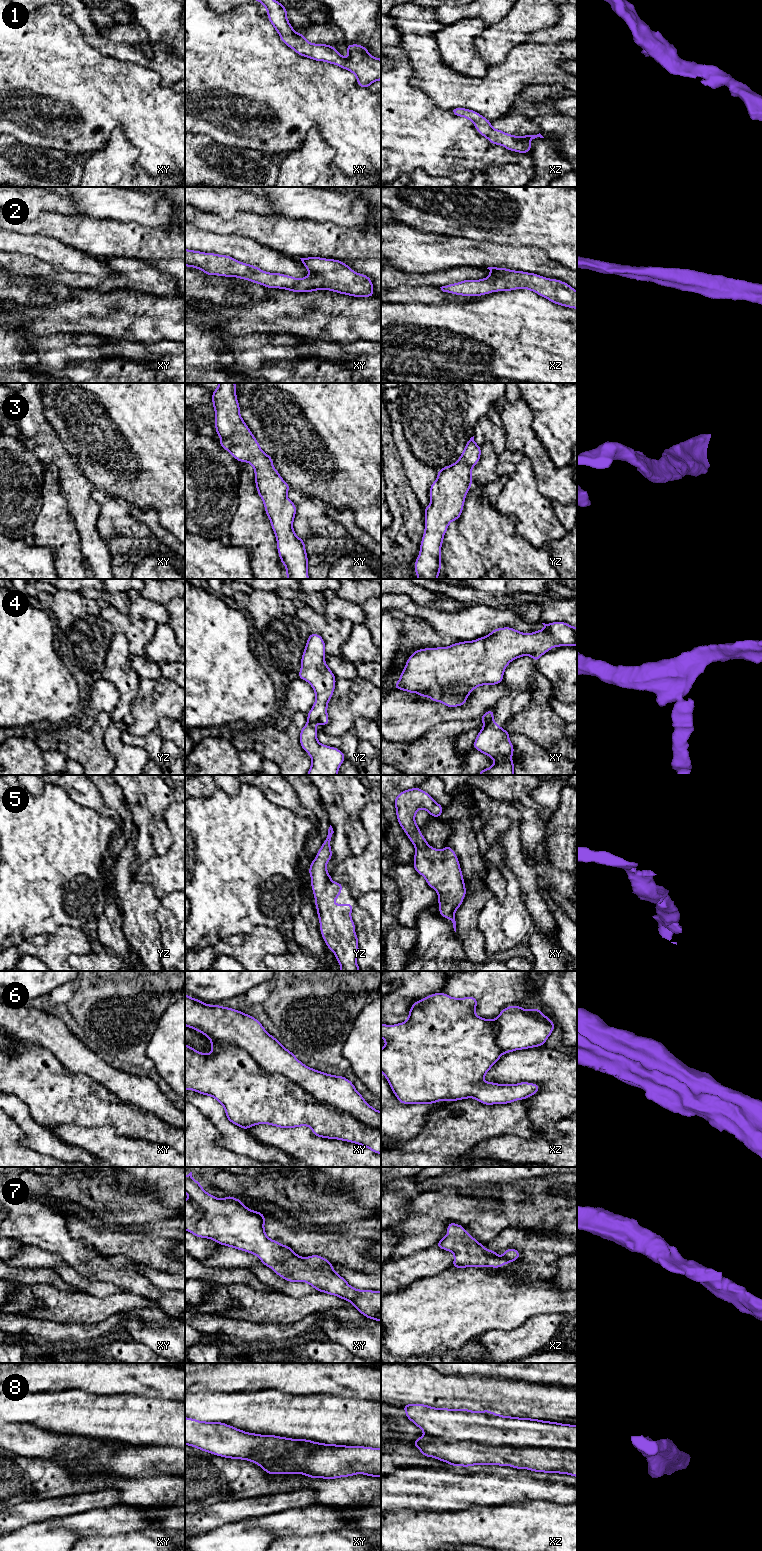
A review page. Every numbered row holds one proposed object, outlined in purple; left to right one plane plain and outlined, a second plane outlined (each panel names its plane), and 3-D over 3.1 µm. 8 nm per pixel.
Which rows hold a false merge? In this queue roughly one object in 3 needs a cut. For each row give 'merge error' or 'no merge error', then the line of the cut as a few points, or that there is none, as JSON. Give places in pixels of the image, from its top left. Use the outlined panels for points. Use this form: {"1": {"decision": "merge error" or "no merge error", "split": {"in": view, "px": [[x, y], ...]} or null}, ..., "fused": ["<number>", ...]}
{"1": {"decision": "no merge error", "split": null}, "2": {"decision": "no merge error", "split": null}, "3": {"decision": "no merge error", "split": null}, "4": {"decision": "merge error", "split": {"in": "xy", "px": [[492, 719], [484, 725]]}}, "5": {"decision": "no merge error", "split": null}, "6": {"decision": "merge error", "split": {"in": "xy", "px": [[202, 1032], [380, 1130]]}}, "7": {"decision": "no merge error", "split": null}, "8": {"decision": "merge error", "split": {"in": "xz", "px": [[425, 1433], [445, 1442], [576, 1451]]}}, "fused": ["4", "6", "8"]}

